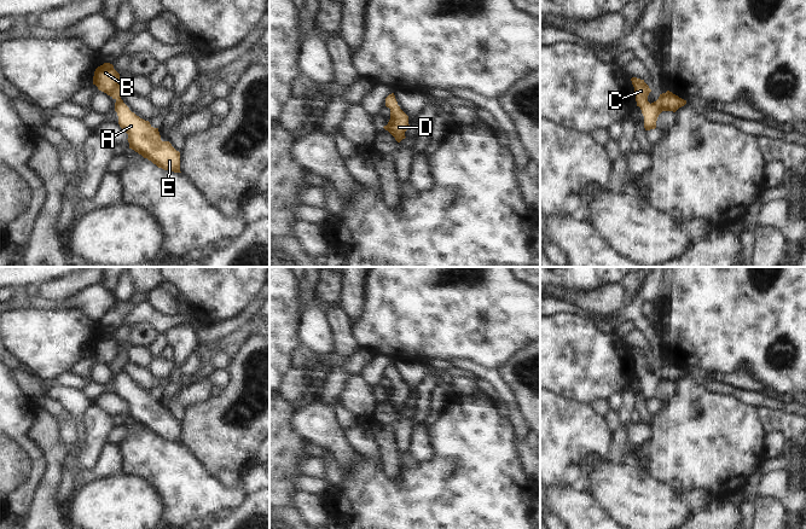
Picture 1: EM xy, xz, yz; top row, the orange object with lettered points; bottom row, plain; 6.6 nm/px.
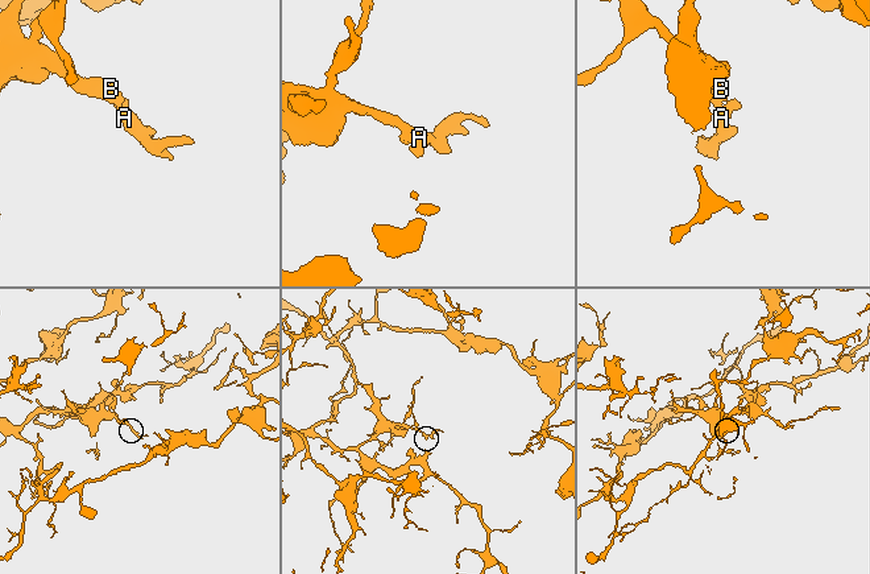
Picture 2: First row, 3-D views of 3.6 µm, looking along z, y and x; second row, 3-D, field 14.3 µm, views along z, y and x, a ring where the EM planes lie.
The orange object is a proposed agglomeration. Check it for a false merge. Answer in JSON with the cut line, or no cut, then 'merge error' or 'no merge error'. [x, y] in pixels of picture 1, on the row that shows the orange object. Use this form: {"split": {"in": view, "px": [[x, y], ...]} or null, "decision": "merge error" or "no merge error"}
{"split": null, "decision": "no merge error"}

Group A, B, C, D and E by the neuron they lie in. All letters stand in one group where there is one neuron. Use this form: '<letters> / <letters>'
A B C D E

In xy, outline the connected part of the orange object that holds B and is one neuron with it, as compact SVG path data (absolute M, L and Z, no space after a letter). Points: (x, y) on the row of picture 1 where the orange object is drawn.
M104 63L95 69L93 85L116 100L115 111L118 116L118 124L128 134L129 149L147 158L158 168L181 173L180 152L169 141L162 141L158 128L153 128L149 121L132 112L121 99L126 89L112 64Z

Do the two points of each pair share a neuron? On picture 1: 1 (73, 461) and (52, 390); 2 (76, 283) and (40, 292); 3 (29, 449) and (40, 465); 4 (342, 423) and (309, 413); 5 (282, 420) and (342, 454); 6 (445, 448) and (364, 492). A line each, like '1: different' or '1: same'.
1: same
2: same
3: same
4: different
5: different
6: same

